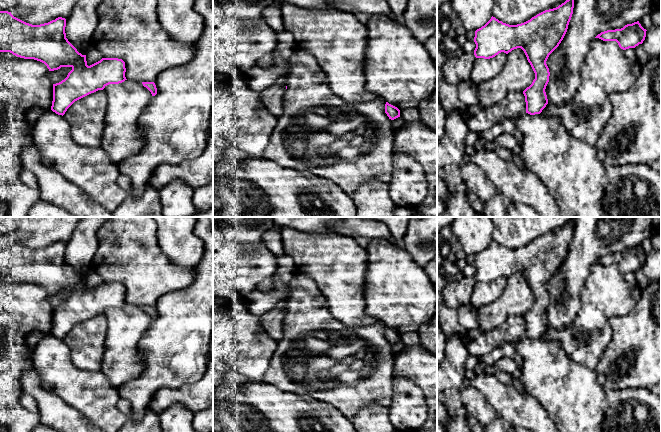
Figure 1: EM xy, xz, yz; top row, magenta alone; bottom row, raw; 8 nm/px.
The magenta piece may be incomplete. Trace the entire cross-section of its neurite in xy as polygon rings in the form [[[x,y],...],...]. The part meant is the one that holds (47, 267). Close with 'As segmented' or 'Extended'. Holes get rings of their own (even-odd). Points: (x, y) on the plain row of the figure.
[[[0,235],[0,276],[10,276],[20,282],[40,285],[49,295],[58,294],[61,291],[72,292],[64,304],[53,308],[51,334],[62,340],[75,325],[103,314],[109,308],[119,308],[127,304],[125,286],[122,283],[102,282],[88,290],[86,279],[79,277],[66,262],[65,251],[66,243],[62,241],[48,247],[32,249],[14,241],[11,236]]]. As segmented

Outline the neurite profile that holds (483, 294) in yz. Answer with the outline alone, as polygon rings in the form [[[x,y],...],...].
[[[499,277],[493,282],[476,282],[471,294],[470,305],[475,309],[488,305],[497,300],[505,290],[507,278]]]

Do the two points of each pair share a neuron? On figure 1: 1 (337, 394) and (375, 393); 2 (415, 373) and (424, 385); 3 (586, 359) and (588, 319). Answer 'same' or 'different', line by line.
1: same
2: same
3: same

